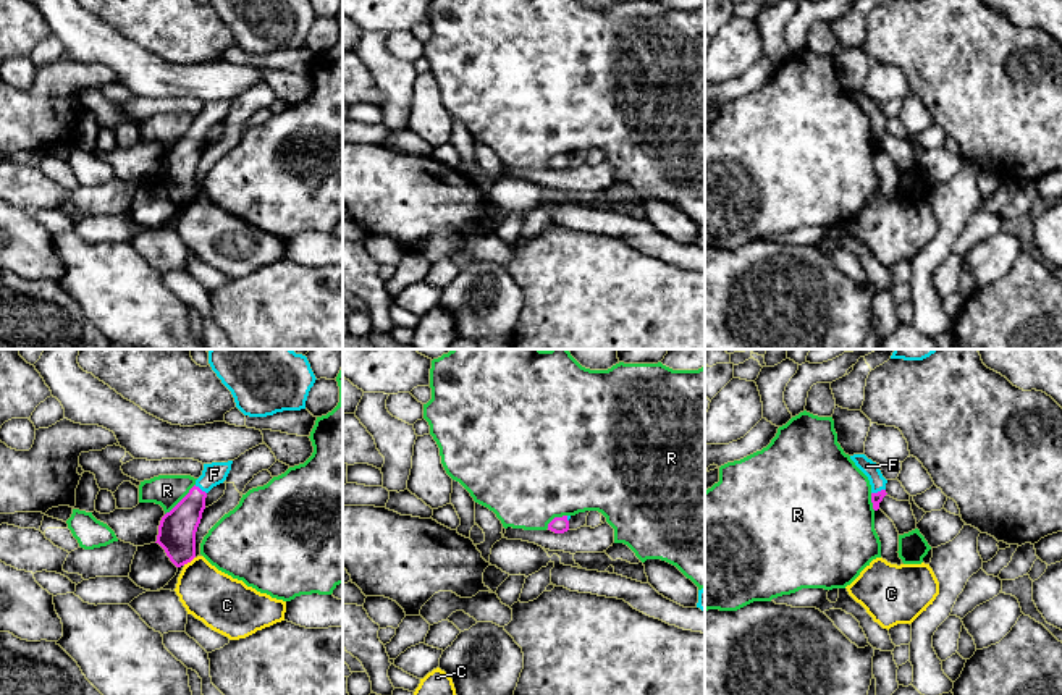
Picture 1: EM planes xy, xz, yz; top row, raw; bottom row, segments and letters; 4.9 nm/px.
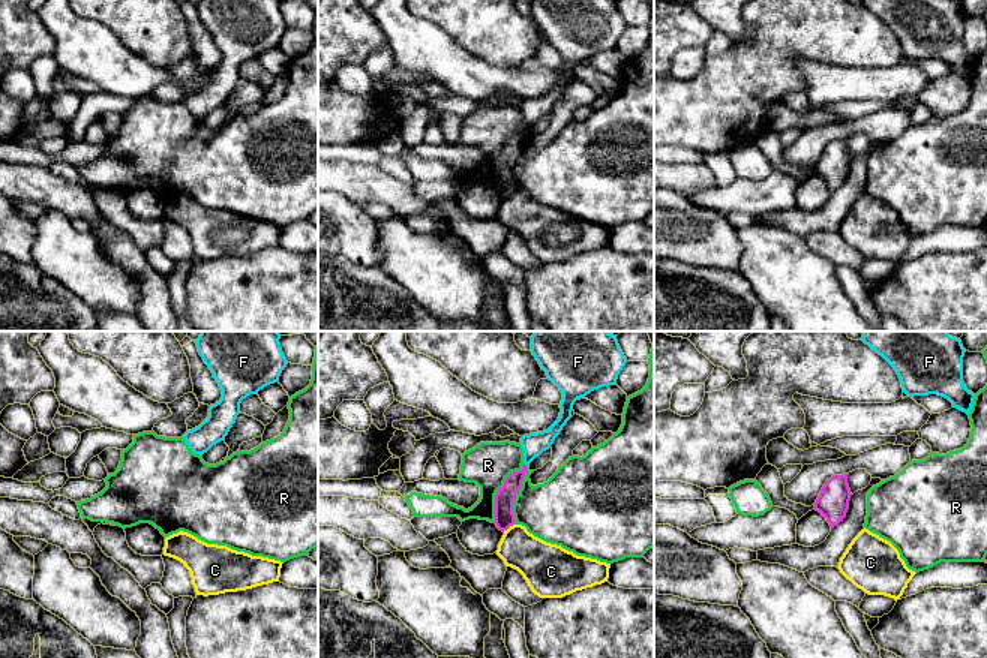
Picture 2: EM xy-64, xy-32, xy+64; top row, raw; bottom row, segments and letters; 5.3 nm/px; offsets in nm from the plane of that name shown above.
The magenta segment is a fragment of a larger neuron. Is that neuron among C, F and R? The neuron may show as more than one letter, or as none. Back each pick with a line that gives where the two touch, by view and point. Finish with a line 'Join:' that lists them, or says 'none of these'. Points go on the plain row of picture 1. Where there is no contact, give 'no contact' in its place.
F: contact yz (878, 130)
Join: F

